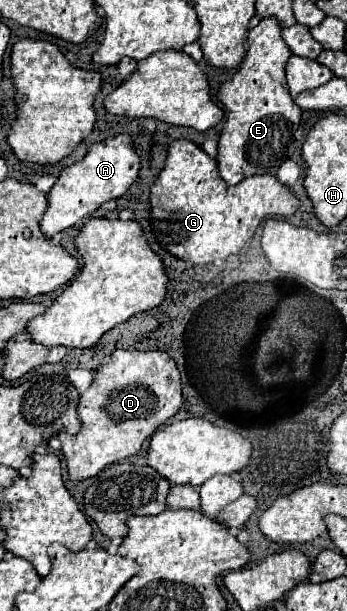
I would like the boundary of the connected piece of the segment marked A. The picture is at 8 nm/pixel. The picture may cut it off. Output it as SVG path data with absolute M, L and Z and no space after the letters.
M112 137L110 141L92 145L86 157L66 167L58 175L54 187L48 191L46 195L48 207L40 221L42 233L46 233L46 237L60 233L62 229L72 227L82 217L94 213L102 203L122 197L128 191L128 187L136 181L138 171L140 171L140 157L134 153L130 137Z

